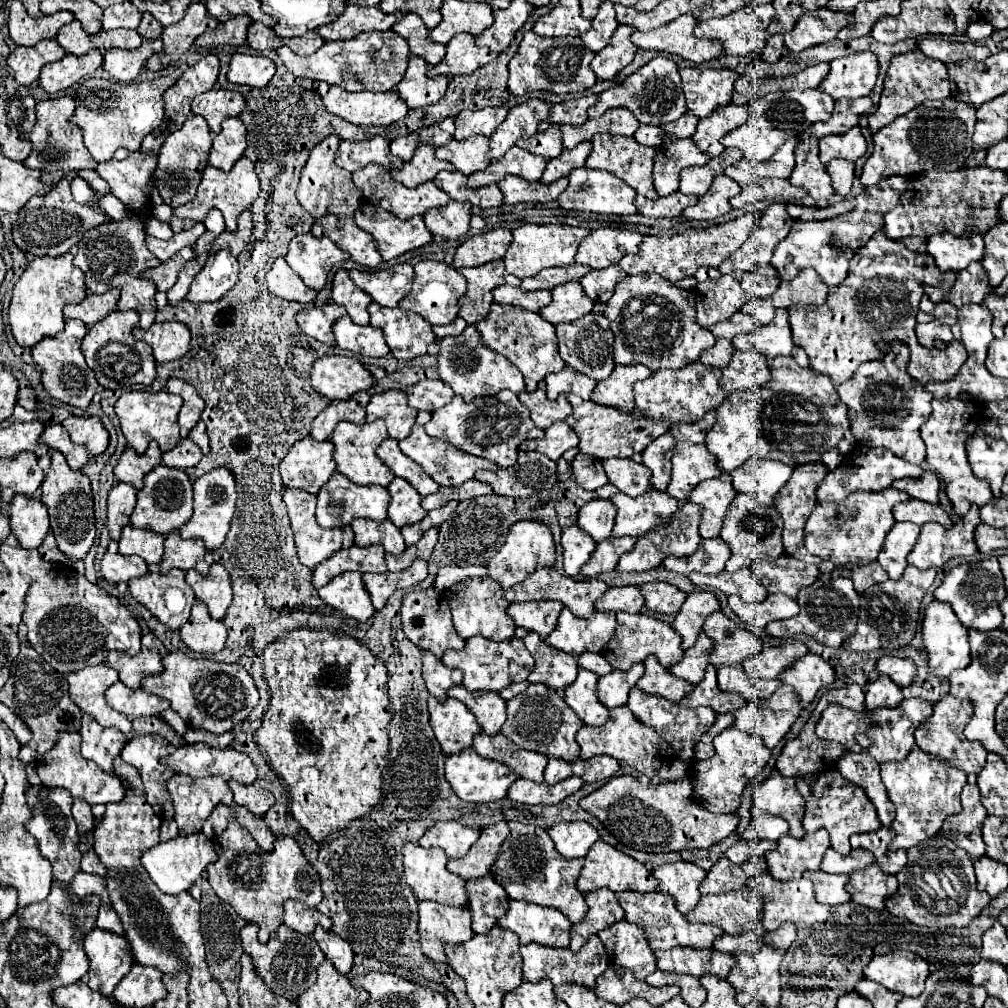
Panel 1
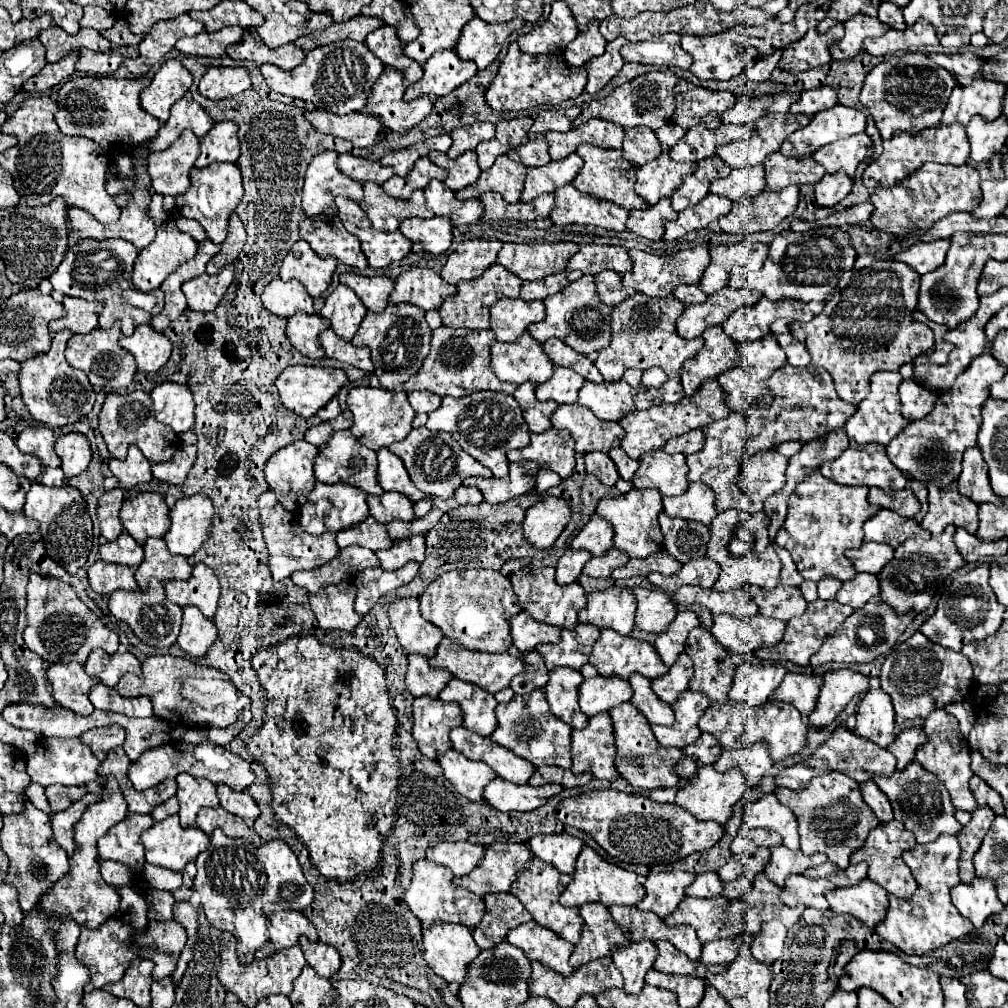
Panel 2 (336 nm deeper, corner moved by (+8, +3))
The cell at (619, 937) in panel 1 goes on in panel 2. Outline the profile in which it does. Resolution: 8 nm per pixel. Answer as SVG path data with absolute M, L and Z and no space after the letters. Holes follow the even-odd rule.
M648 940L632 942L630 946L612 946L610 956L624 976L626 994L640 994L644 976L656 960L656 946Z

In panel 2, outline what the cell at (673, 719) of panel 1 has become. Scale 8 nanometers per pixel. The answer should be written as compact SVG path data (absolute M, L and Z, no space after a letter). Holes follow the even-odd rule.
M624 702L608 712L612 716L612 726L616 734L616 768L622 778L626 778L632 786L652 790L652 788L672 788L680 784L680 778L674 774L674 768L680 760L684 760L682 748L664 748L656 742L656 736L650 730L650 724L644 722L644 716L630 704Z

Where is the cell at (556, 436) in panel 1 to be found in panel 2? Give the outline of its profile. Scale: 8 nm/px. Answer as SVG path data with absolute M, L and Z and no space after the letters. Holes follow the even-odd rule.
M548 428L540 434L532 434L532 444L528 448L510 450L510 462L534 460L540 466L546 466L560 474L560 478L568 478L574 470L574 442L568 430Z

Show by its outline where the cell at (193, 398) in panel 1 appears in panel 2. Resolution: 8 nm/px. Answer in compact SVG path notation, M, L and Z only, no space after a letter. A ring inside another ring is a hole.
M162 382L152 390L156 404L156 420L168 424L176 434L182 434L194 426L194 398L188 386L176 382Z

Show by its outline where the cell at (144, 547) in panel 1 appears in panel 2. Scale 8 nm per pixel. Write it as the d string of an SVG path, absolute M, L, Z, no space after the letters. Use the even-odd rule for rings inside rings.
M122 532L114 542L104 542L100 546L100 558L104 562L116 562L116 564L124 564L130 566L132 570L136 570L140 566L140 562L144 560L144 550L140 544L136 544L128 532Z

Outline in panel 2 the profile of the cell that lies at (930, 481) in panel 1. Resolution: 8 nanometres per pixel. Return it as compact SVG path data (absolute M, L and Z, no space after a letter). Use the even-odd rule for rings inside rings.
M872 486L870 492L868 492L868 500L876 506L894 510L900 516L906 516L906 518L914 518L916 512L920 510L918 498L908 488L904 488L904 490L880 490L880 488Z

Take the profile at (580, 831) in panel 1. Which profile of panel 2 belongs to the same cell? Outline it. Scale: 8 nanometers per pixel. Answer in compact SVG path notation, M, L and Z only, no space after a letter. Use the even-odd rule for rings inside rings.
M562 832L562 834L536 834L530 838L528 846L540 860L572 876L576 858L584 848L584 842L572 834Z

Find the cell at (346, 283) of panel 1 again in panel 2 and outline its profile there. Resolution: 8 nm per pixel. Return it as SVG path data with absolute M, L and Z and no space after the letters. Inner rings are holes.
M338 284L332 294L326 296L320 310L320 316L328 318L332 322L332 330L344 340L350 340L356 334L364 314L366 306L356 298L356 292L344 284Z

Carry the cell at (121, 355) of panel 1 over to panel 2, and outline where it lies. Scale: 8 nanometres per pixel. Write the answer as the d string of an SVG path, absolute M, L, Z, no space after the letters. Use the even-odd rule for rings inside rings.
M116 322L112 328L96 328L88 334L74 334L70 340L68 340L68 346L66 346L66 360L86 372L86 376L90 378L90 382L94 386L102 386L110 392L122 392L126 390L132 380L134 380L134 374L136 374L136 362L132 358L132 354L124 348L120 348L118 344L118 338L120 338L120 322Z

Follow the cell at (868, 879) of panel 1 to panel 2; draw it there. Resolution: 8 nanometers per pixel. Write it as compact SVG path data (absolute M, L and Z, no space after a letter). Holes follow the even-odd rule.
M868 878L856 886L826 892L826 900L834 912L860 918L868 928L874 928L888 908L888 892Z

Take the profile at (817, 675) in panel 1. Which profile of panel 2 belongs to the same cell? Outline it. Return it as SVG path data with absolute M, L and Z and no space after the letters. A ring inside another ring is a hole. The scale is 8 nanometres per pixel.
M788 672L772 696L774 700L782 700L782 702L796 706L802 716L808 716L816 706L820 686L822 686L820 674Z

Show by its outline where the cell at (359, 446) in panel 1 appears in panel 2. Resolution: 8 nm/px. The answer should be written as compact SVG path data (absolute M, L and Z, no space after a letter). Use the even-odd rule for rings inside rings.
M350 430L334 432L332 438L326 442L324 450L320 448L320 452L314 460L314 474L316 474L316 480L324 482L324 484L344 482L344 484L362 488L366 494L382 494L384 492L376 478L376 452L368 450L366 446L360 446L360 442L356 442L356 438L352 436Z

